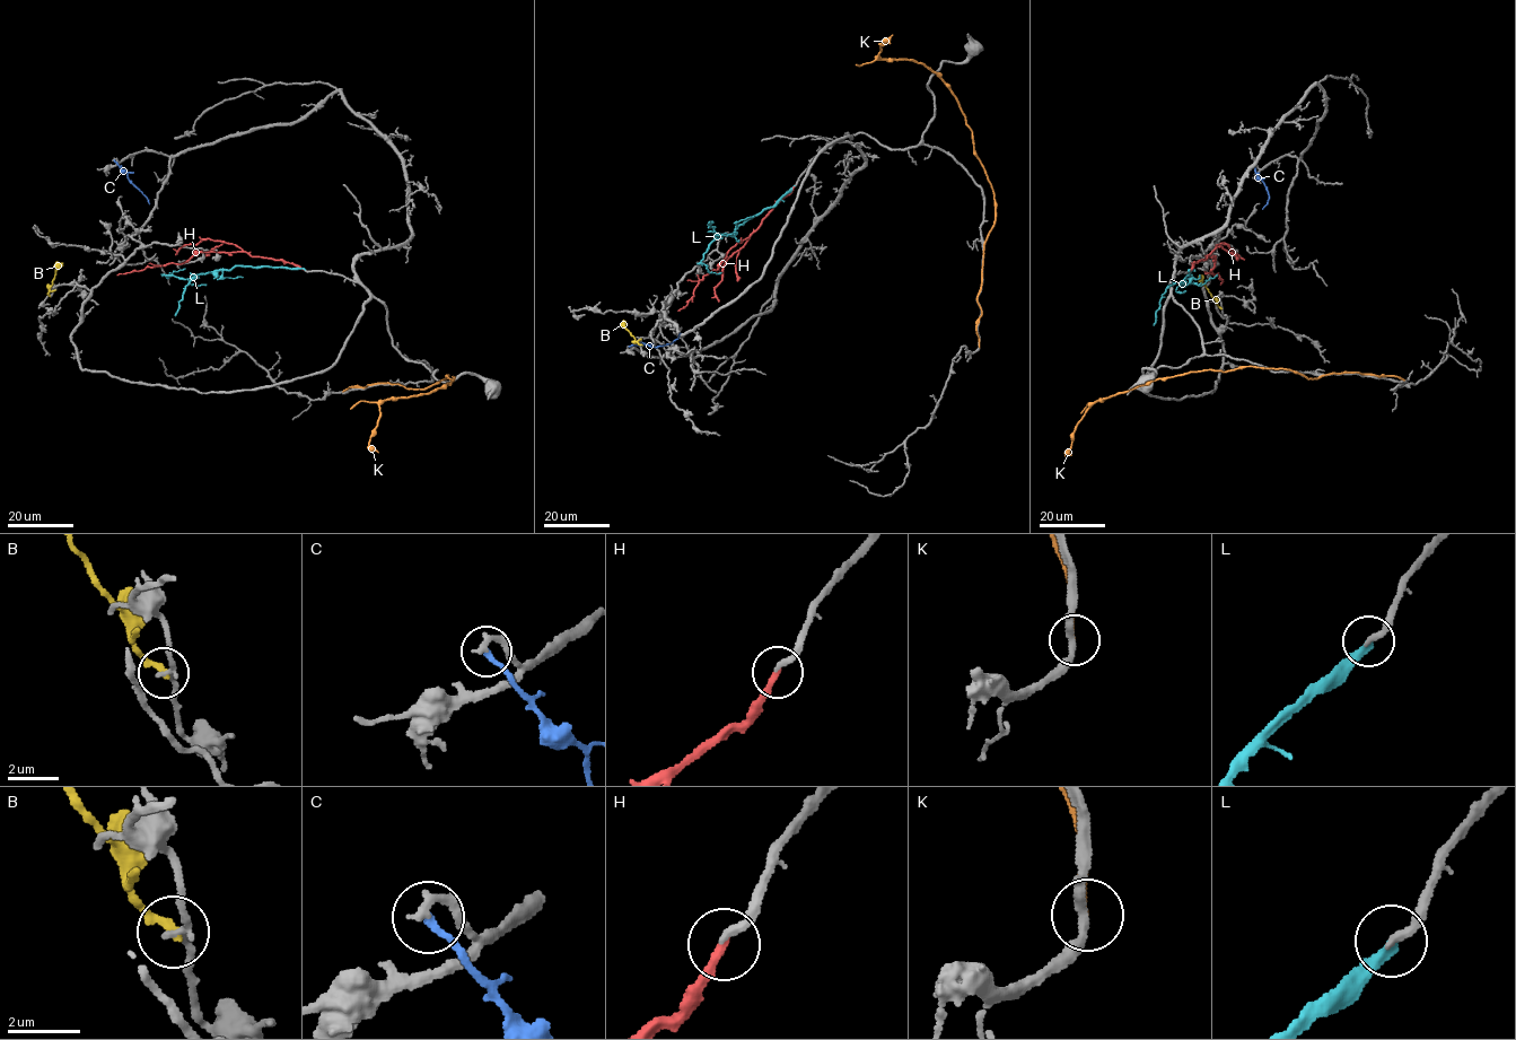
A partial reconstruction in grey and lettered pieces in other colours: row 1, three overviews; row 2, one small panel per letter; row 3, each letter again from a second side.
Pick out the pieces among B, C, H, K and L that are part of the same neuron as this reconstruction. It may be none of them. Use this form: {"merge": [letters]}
{"merge": ["H"]}

